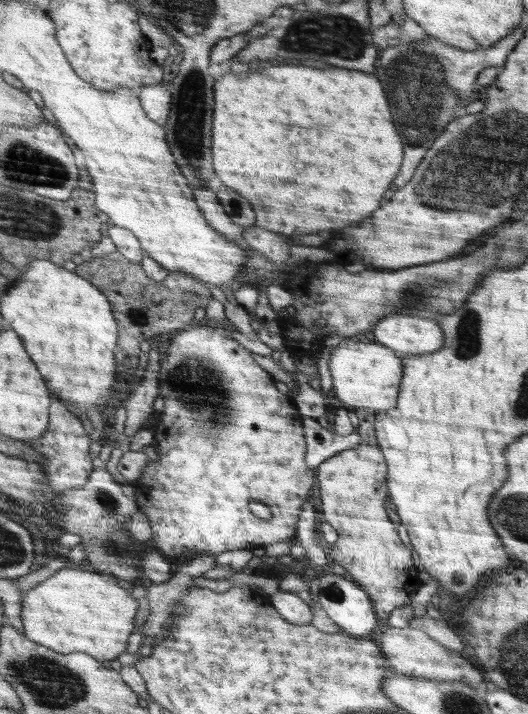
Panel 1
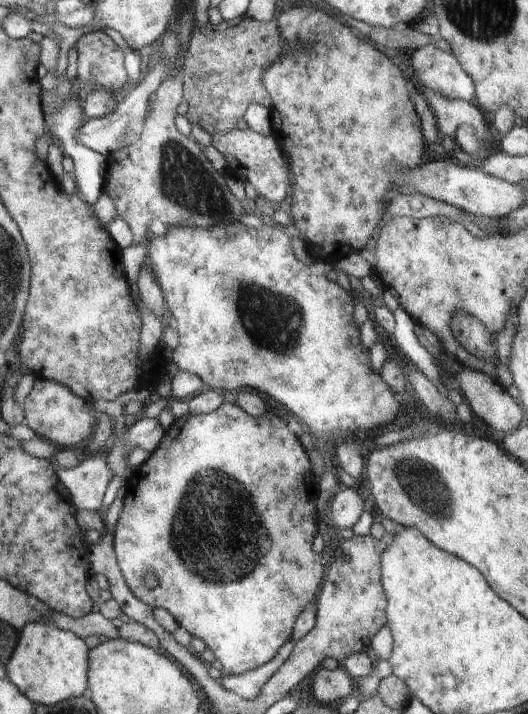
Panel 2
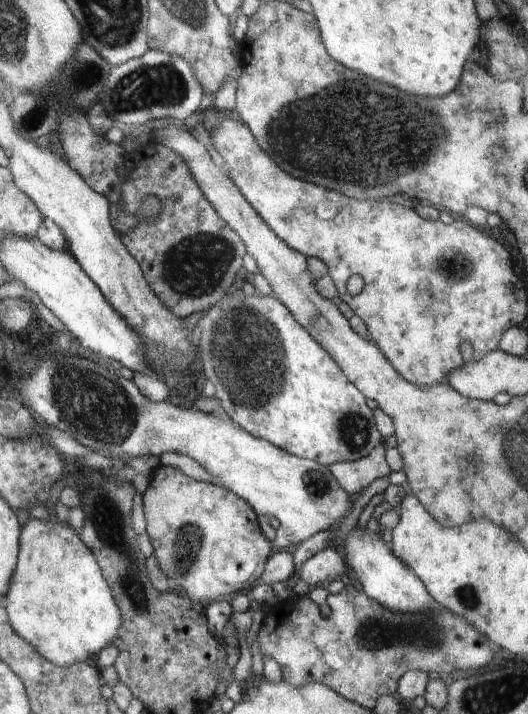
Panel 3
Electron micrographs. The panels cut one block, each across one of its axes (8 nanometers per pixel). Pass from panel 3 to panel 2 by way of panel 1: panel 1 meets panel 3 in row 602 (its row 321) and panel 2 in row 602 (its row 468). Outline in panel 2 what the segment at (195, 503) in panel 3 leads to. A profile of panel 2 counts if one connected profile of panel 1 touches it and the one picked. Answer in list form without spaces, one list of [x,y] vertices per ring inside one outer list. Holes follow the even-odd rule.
[[[223,402],[216,412],[184,414],[180,418],[175,418],[160,441],[160,446],[150,454],[148,462],[144,462],[140,468],[134,470],[130,482],[126,482],[124,488],[126,488],[124,508],[120,511],[118,522],[114,526],[113,547],[120,570],[134,596],[152,608],[165,608],[174,616],[179,626],[188,630],[192,637],[204,640],[208,648],[214,652],[214,656],[218,658],[218,662],[224,666],[222,673],[230,675],[248,673],[271,661],[287,644],[292,634],[294,620],[306,608],[306,604],[316,598],[316,592],[320,590],[320,582],[324,576],[322,558],[312,550],[312,540],[318,530],[318,512],[316,512],[318,484],[314,480],[310,460],[304,454],[298,437],[286,428],[282,418],[270,412],[254,418],[236,403],[227,402]],[[148,572],[156,576],[158,584],[154,588],[144,586],[144,576]]]

